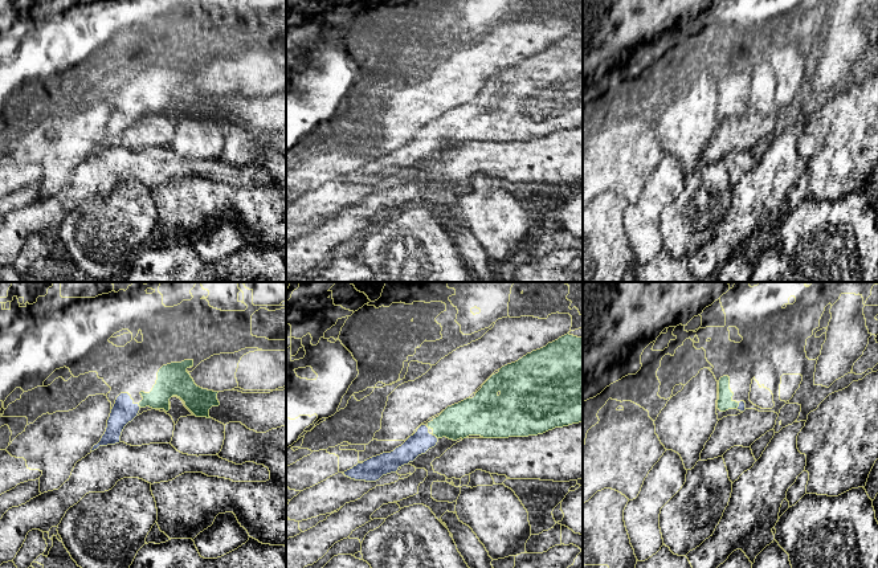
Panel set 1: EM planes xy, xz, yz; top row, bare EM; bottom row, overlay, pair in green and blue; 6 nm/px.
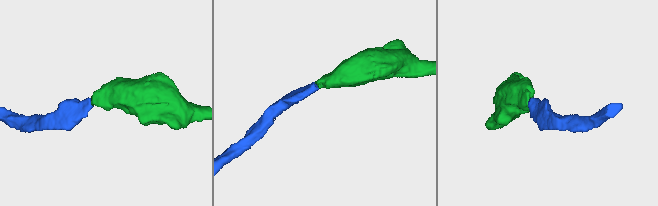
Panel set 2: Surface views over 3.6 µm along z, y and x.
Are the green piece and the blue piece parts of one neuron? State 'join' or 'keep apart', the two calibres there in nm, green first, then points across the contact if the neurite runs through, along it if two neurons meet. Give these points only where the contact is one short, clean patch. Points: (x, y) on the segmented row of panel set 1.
join; calibres 220 and 140 nm; way xz (470, 417), (446, 424), (435, 434), (428, 441), (421, 441)

